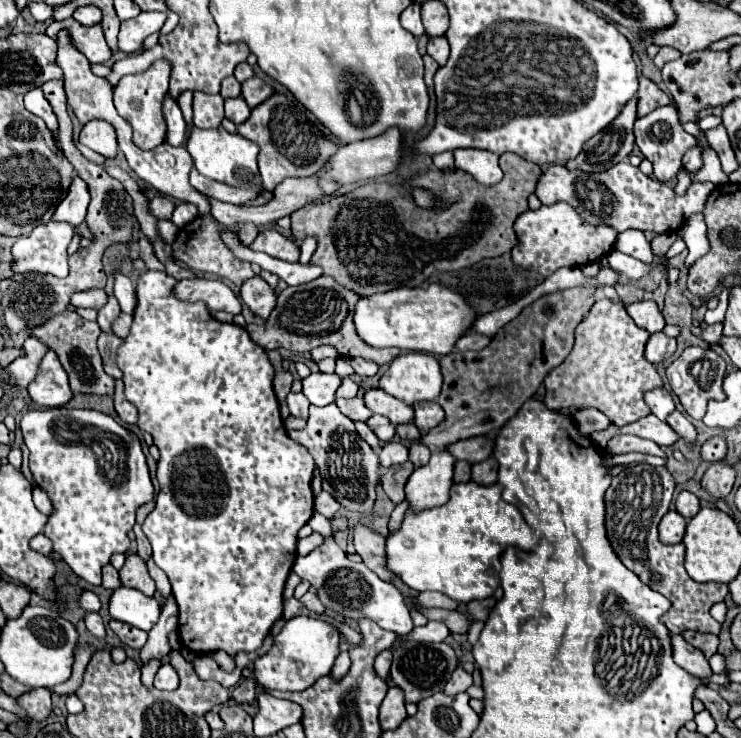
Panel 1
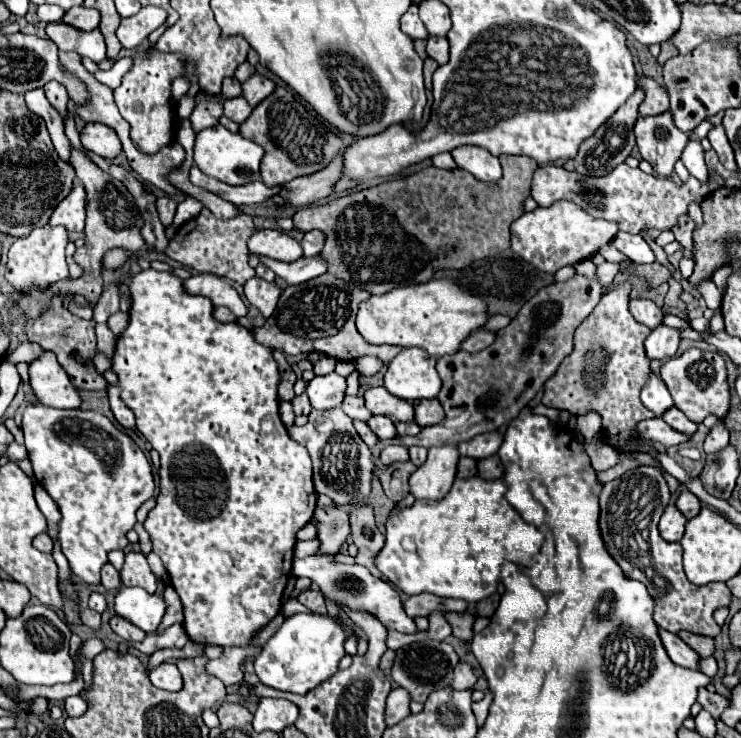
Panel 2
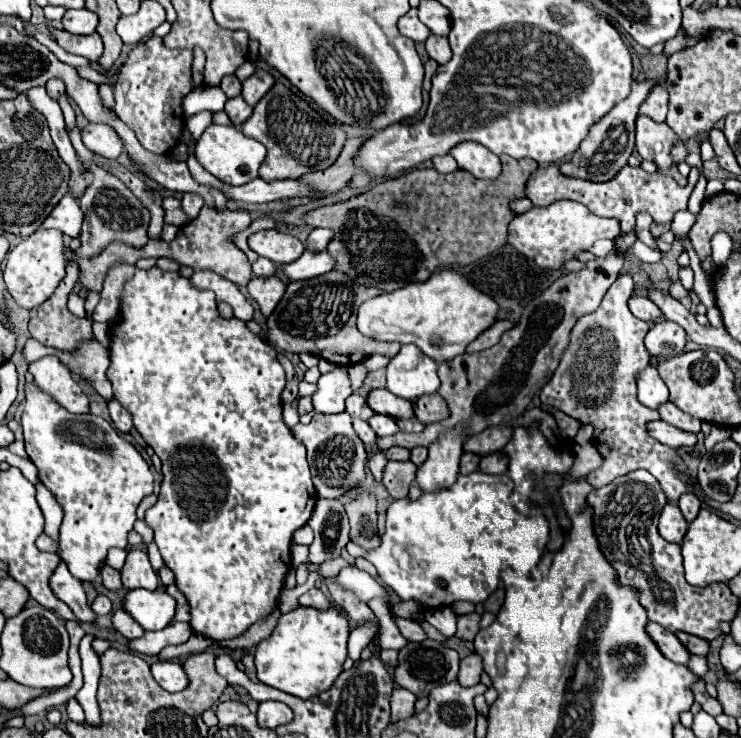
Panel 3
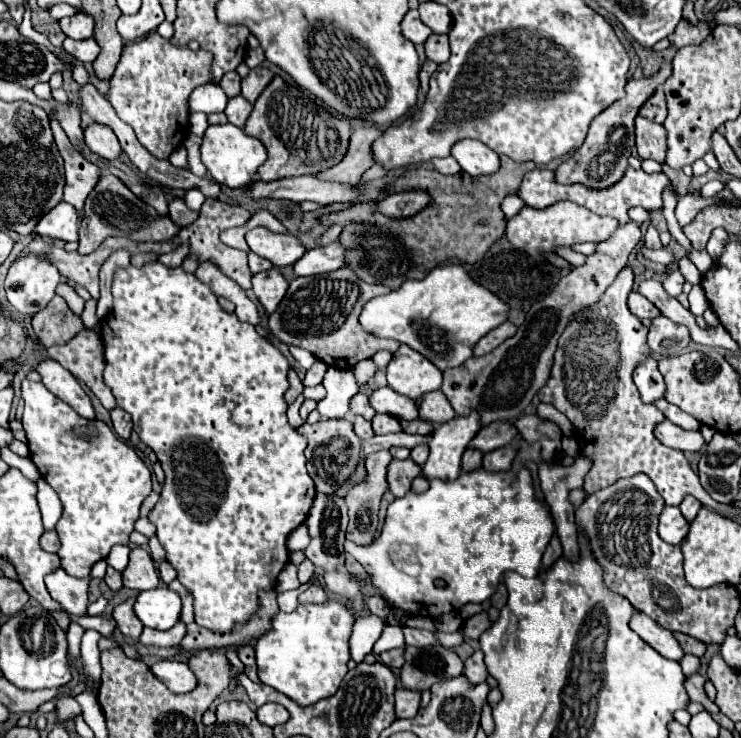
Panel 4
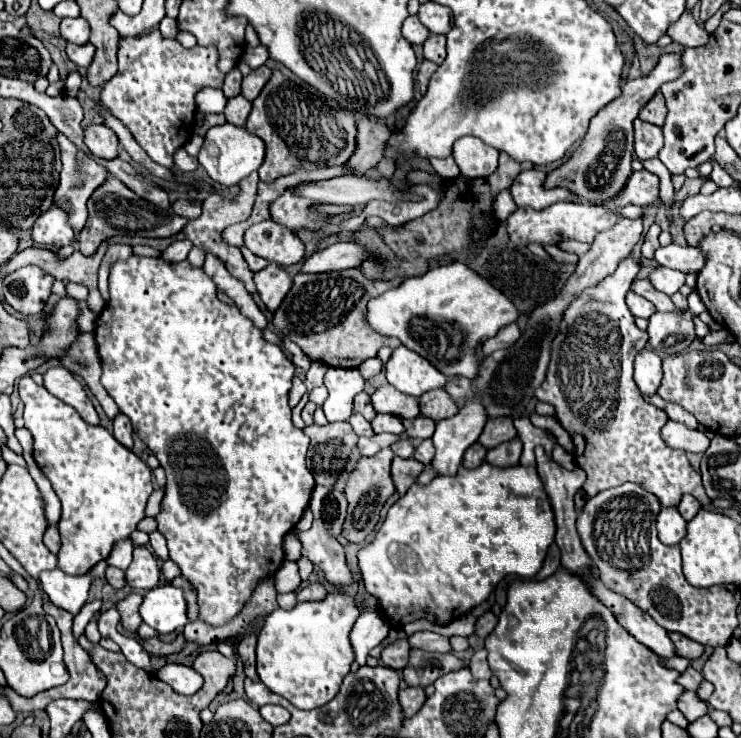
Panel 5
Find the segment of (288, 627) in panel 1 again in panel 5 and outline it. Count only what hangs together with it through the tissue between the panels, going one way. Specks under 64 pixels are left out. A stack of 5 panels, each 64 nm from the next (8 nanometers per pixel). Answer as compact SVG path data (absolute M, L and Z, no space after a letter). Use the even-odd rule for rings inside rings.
M330 592L324 600L296 602L292 610L276 608L266 616L256 644L260 680L300 710L314 710L328 704L340 690L344 676L354 662L350 630L360 616L358 604L346 592Z

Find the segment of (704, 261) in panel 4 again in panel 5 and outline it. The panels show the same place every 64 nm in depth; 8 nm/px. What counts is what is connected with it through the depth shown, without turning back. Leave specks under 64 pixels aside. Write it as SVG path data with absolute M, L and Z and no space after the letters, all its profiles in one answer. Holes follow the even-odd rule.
M670 244L666 248L658 248L654 260L660 266L690 274L690 272L698 272L704 266L704 256L698 248L694 246L678 246L678 244Z

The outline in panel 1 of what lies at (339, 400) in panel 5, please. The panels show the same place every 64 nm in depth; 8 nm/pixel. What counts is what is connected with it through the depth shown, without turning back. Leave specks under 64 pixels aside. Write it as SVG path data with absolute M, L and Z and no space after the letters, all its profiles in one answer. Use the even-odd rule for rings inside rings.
M314 372L308 378L302 380L304 384L304 396L310 400L310 404L314 406L326 406L332 404L336 398L336 390L342 384L342 378L338 374L322 374L322 372Z

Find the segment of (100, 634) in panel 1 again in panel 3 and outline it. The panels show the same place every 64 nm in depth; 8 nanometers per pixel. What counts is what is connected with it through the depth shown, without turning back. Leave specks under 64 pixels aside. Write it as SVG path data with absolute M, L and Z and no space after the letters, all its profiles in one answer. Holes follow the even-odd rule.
M60 562L58 568L54 570L54 574L50 576L50 588L52 588L54 596L58 596L58 600L66 602L66 606L74 612L76 618L80 618L82 622L96 620L96 614L92 612L92 608L86 602L86 592L84 592L82 582L68 572L64 562Z

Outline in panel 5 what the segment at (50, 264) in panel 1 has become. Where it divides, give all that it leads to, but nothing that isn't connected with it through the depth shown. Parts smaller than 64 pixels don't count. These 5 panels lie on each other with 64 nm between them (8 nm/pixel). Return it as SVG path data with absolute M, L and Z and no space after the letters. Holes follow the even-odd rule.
M24 266L4 278L4 300L22 316L40 314L52 294L52 282L54 278L38 266Z

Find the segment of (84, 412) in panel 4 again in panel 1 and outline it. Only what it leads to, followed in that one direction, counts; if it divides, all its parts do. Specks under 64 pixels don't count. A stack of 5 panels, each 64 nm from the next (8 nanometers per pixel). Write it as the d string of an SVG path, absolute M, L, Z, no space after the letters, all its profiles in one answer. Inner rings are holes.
M48 350L44 354L38 374L28 386L28 394L32 402L40 408L56 408L72 400L74 394L70 392L68 376L54 350Z

